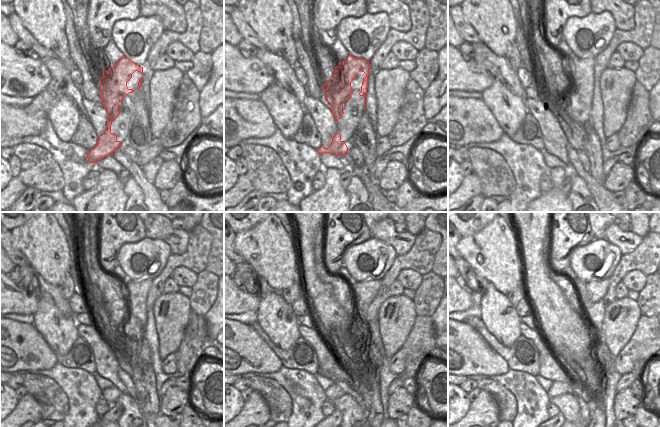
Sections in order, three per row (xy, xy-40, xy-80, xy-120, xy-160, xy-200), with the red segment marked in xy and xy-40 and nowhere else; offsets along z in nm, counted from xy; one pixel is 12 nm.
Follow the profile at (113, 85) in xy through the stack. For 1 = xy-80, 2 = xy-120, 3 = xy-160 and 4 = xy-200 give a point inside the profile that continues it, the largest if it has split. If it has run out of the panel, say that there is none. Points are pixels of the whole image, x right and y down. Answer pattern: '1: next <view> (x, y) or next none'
1: next xy-80 (575, 66)
2: next xy-120 (141, 287)
3: next xy-160 (368, 289)
4: next xy-200 (597, 289)

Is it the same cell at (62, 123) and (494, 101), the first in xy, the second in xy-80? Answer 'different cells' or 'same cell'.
same cell

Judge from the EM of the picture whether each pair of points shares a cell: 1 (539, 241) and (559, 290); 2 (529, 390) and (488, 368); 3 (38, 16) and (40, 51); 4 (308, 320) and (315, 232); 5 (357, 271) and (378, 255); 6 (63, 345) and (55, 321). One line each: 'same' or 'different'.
1: same
2: different
3: different
4: different
5: same
6: same

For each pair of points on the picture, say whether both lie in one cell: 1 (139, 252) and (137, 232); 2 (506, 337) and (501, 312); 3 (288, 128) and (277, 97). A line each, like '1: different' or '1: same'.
1: different
2: same
3: same

